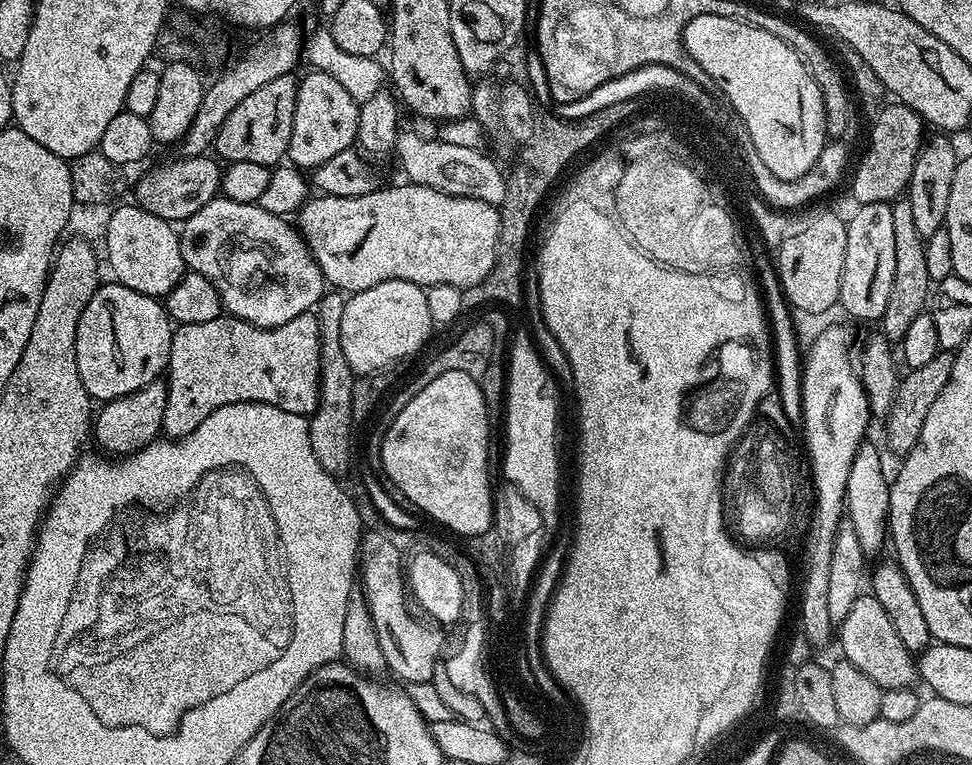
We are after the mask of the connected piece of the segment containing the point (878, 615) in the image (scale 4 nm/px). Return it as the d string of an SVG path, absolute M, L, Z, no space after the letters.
M861 594L858 602L850 606L850 614L838 626L838 644L843 659L849 660L866 678L871 678L881 690L885 688L912 688L918 680L918 664L913 653L902 646L882 602L871 594Z

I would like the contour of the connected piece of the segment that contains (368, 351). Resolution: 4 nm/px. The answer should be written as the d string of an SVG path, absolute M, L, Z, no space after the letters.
M383 280L378 286L370 286L361 292L351 293L345 299L342 310L342 354L346 354L346 362L350 362L352 371L357 374L382 370L396 366L399 360L412 356L428 340L434 331L430 318L430 310L426 307L426 291L419 284L405 280Z

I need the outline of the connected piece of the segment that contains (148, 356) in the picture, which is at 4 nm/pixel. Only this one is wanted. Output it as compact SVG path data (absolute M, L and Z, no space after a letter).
M115 282L101 283L78 318L76 361L82 386L93 401L107 402L161 379L168 367L173 331L168 309L157 297L138 294Z

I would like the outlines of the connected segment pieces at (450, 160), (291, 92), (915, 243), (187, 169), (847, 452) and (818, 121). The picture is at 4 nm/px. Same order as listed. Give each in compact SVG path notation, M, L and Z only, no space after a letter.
M399 129L394 146L400 164L411 183L430 186L451 196L470 197L487 204L500 205L505 194L507 177L481 149L456 146L447 139L430 140L412 130Z
M292 74L266 82L254 94L247 95L230 111L229 117L221 125L214 143L215 155L228 162L258 162L267 168L279 165L288 155L297 98L298 80Z
M897 198L891 201L891 206L894 214L894 274L886 310L878 319L878 326L887 341L899 342L906 334L906 330L910 330L914 318L918 318L918 314L925 312L934 282L930 278L930 273L926 271L926 250L924 249L926 242L914 226L910 202L906 198Z
M205 154L177 158L165 168L152 168L136 184L135 203L150 214L169 222L183 222L190 219L206 202L216 199L222 192L222 164L219 159Z
M847 323L832 325L828 330L822 331L818 335L817 340L807 349L806 355L803 357L803 419L802 427L804 426L804 436L802 432L802 440L806 445L808 462L811 465L811 480L814 489L814 507L811 509L811 520L804 535L804 564L808 569L804 572L804 589L800 592L800 624L804 627L804 636L816 648L824 648L828 643L833 643L834 640L834 625L830 622L830 610L826 610L826 601L828 601L828 575L830 574L830 550L834 550L834 538L838 534L838 526L841 520L846 516L846 478L850 478L850 466L854 462L854 454L860 448L860 445L865 441L868 432L868 418L870 419L870 411L867 400L867 392L863 388L863 382L860 380L860 374L857 365L853 362L852 365L852 332L848 329Z
M702 14L685 26L684 46L744 120L758 157L772 174L794 180L814 166L825 146L824 131L830 120L824 114L822 89L790 45L774 34L766 34L766 30L758 30L758 26L718 14Z

